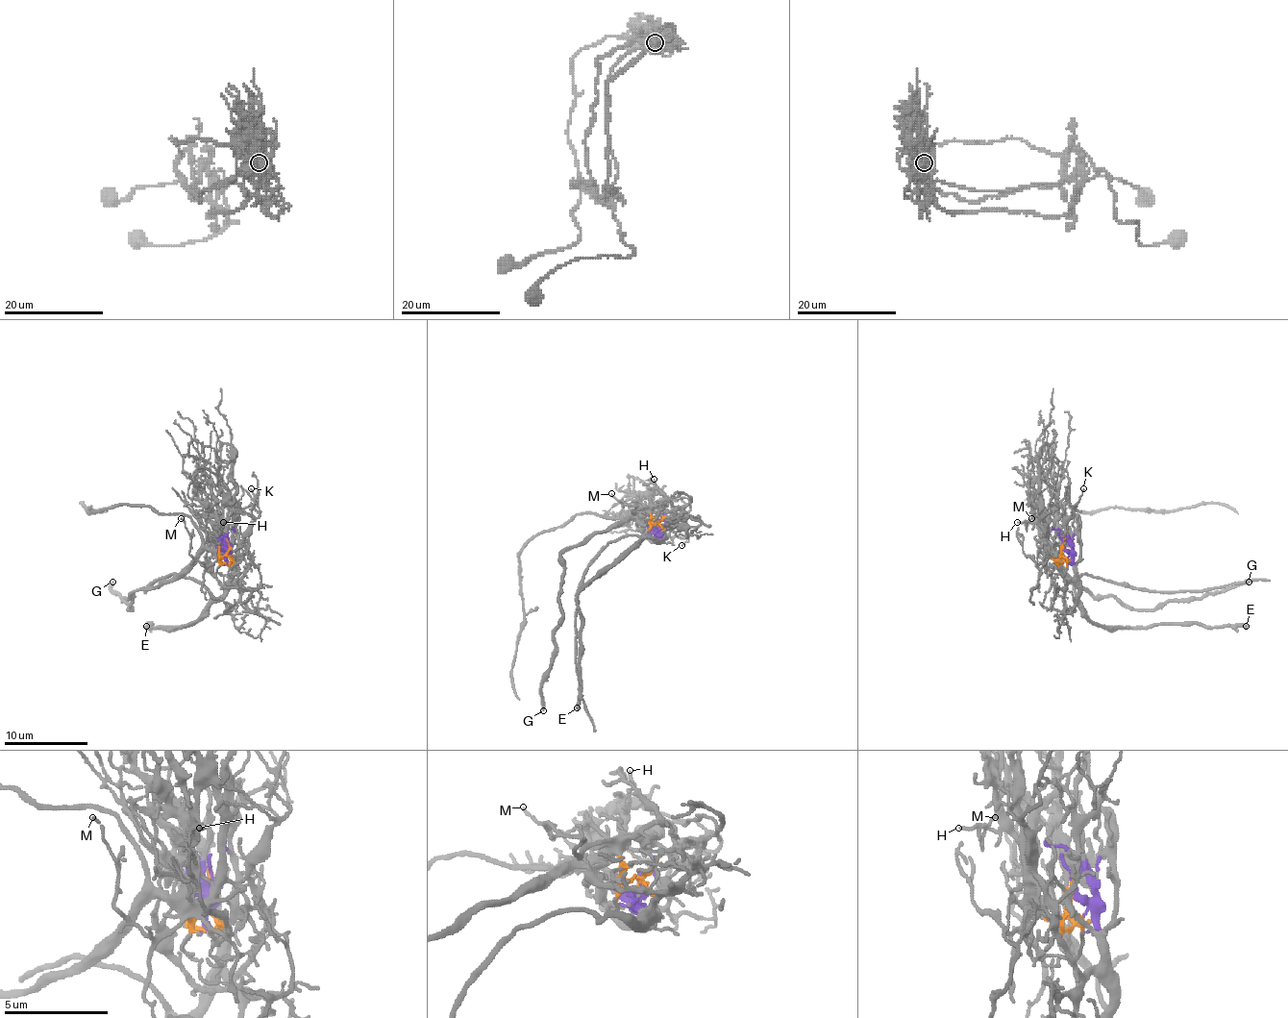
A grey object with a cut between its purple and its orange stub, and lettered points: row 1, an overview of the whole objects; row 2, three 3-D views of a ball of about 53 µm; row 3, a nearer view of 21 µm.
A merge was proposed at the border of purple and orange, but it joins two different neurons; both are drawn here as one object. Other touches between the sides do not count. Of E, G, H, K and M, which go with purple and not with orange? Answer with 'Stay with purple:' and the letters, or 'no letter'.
Stay with purple: E, K

